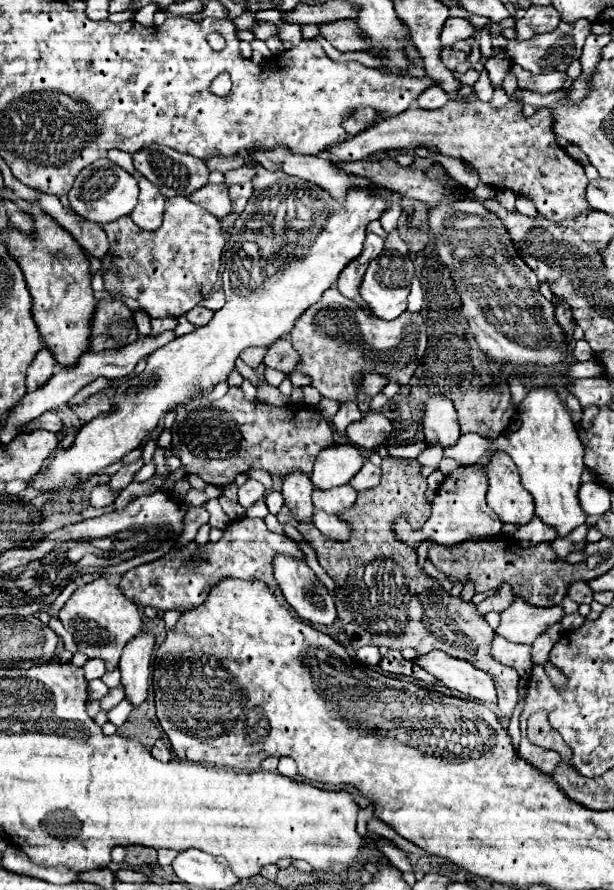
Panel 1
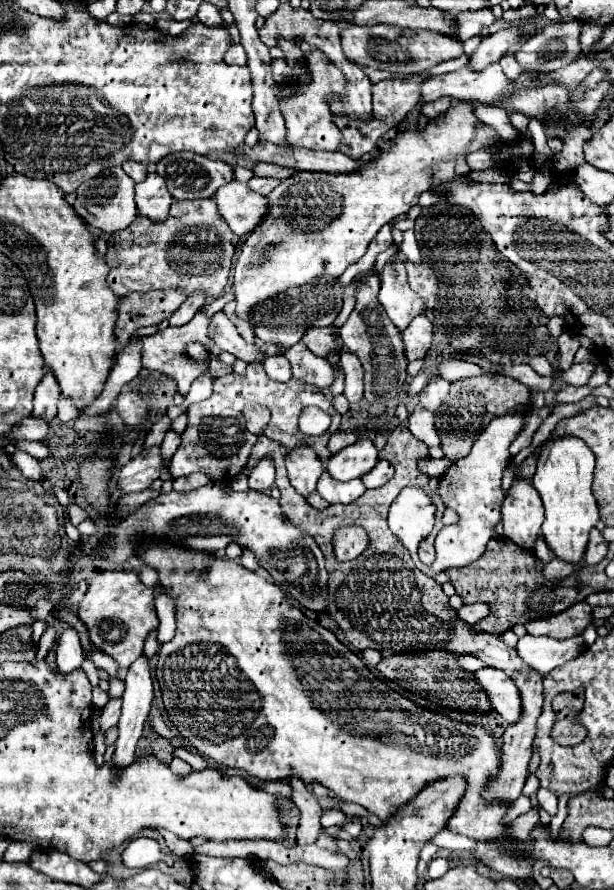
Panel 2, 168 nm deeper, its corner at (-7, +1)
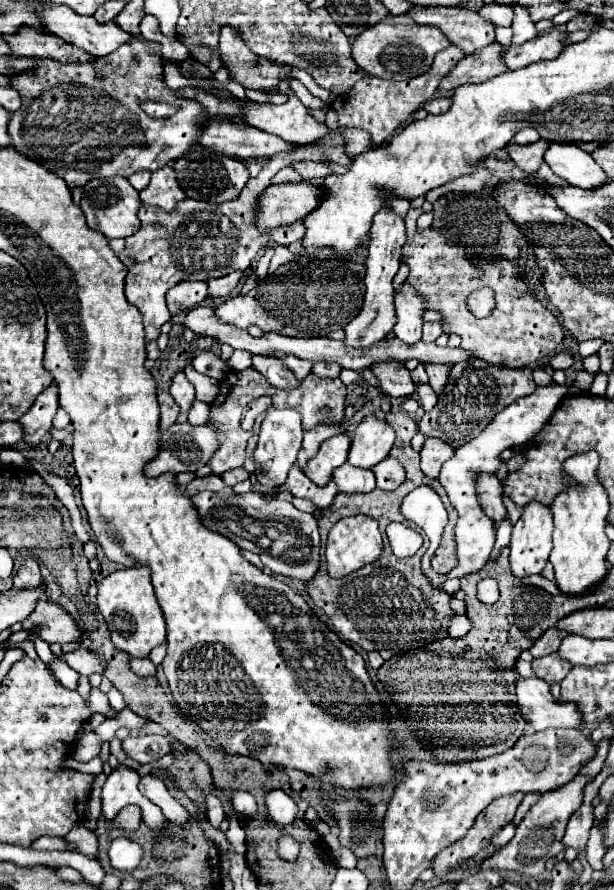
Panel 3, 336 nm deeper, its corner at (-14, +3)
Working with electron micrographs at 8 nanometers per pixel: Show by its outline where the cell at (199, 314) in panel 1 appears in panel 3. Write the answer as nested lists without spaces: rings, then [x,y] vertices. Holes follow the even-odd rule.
[[[254,354],[252,356],[252,366],[266,376],[266,380],[276,386],[276,388],[294,388],[298,386],[298,378],[286,368],[286,364],[280,358],[274,356],[262,356]]]

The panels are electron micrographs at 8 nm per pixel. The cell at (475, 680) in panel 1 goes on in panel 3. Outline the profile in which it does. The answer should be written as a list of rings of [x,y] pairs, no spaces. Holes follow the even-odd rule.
[[[518,678],[514,682],[518,696],[518,710],[530,730],[546,728],[574,728],[580,724],[580,712],[576,704],[566,700],[554,700],[550,688],[540,678]]]

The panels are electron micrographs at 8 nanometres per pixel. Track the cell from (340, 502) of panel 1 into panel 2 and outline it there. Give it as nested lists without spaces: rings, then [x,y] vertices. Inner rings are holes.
[[[323,472],[317,482],[317,492],[329,504],[349,504],[365,492],[365,486],[363,486],[361,478],[355,478],[349,482],[339,482],[339,480],[331,478],[331,474]]]

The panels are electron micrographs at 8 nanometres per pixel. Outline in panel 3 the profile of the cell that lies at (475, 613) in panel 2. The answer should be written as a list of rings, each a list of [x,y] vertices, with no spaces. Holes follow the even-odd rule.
[[[466,614],[454,616],[454,618],[450,620],[450,636],[452,636],[452,638],[464,636],[468,630],[470,630],[470,618],[468,618]]]

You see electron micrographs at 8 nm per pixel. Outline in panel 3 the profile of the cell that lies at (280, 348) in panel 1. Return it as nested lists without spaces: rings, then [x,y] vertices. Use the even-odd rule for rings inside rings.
[[[316,362],[312,366],[312,374],[322,376],[322,378],[338,378],[342,366],[340,364],[328,364],[328,362]]]

